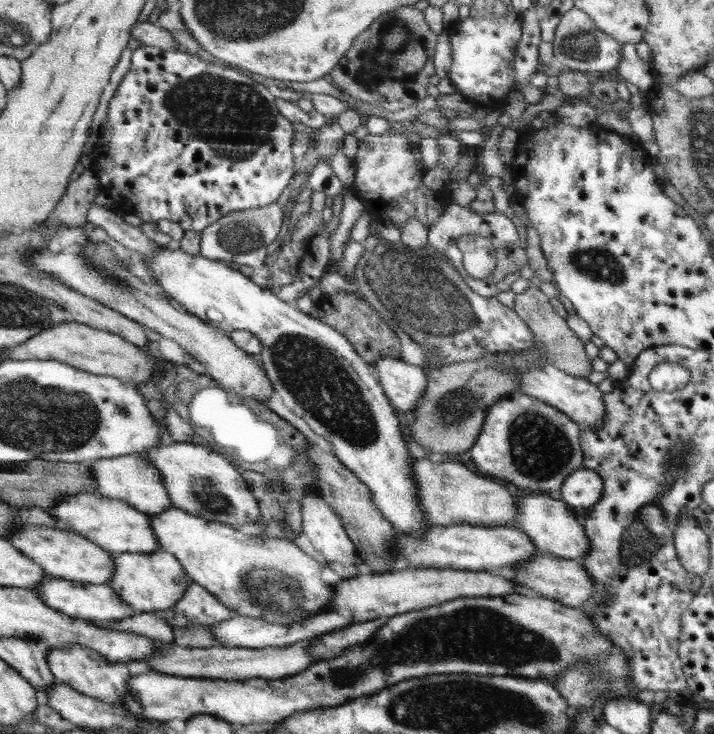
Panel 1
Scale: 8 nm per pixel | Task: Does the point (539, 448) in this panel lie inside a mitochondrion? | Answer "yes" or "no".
yes

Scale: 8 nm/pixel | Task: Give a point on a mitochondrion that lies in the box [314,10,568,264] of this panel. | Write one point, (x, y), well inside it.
(397, 49)

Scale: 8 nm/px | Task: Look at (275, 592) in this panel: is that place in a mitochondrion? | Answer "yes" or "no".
yes

